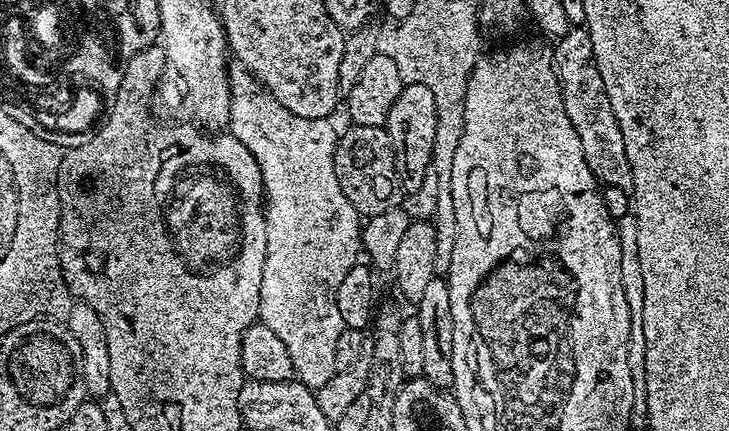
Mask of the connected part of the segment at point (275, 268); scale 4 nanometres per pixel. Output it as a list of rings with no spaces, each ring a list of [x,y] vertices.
[[[233,63],[229,67],[228,81],[230,82],[230,94],[232,95],[230,118],[228,119],[230,135],[238,138],[238,142],[242,142],[242,146],[246,146],[246,150],[250,150],[250,154],[254,154],[254,162],[258,162],[262,172],[262,182],[264,183],[266,266],[262,266],[259,319],[266,326],[270,326],[270,330],[274,330],[274,334],[278,334],[278,338],[282,338],[282,342],[286,345],[286,351],[290,354],[290,362],[294,362],[295,379],[306,385],[307,388],[315,390],[326,386],[326,382],[330,382],[330,378],[336,373],[334,350],[338,346],[338,334],[342,334],[342,330],[345,328],[342,322],[342,314],[338,314],[338,286],[342,286],[342,278],[346,278],[346,274],[350,274],[350,270],[358,263],[358,257],[362,252],[360,242],[362,217],[360,213],[354,210],[354,206],[350,206],[350,198],[346,198],[346,194],[342,194],[342,186],[338,186],[338,174],[334,174],[334,150],[338,139],[338,128],[332,125],[333,121],[331,119],[298,118],[298,114],[290,114],[290,110],[286,110],[286,106],[282,106],[282,102],[278,102],[269,92],[264,91],[256,83],[256,79],[241,64]]]

